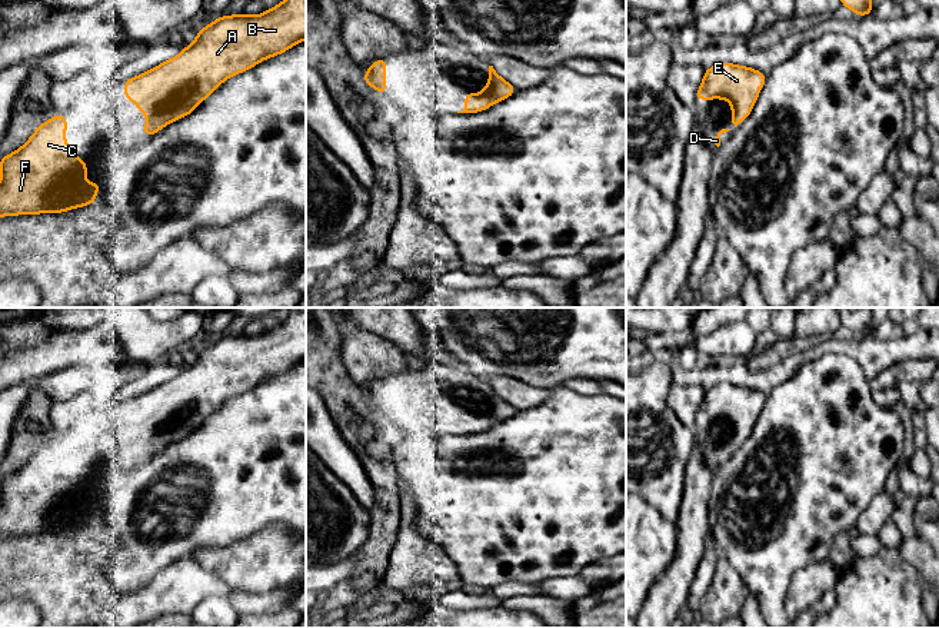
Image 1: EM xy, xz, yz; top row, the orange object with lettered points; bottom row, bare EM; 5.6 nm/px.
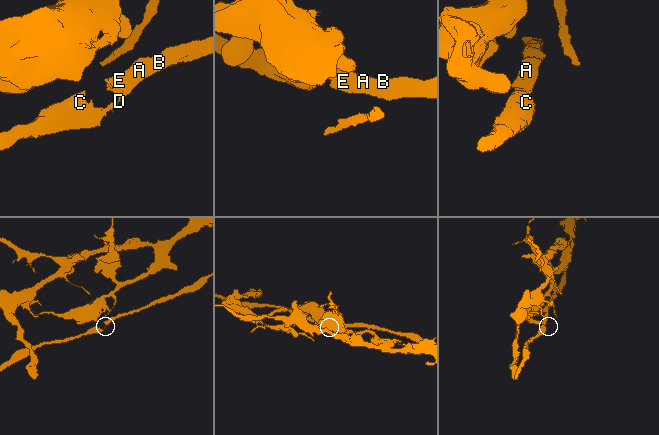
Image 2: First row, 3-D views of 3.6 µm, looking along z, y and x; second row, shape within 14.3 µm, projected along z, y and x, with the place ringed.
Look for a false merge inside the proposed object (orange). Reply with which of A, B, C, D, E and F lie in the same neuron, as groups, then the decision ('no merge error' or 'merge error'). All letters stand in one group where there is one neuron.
A B C D E F; no merge error

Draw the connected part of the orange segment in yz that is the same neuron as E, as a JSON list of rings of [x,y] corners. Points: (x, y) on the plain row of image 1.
[[[717,383],[705,391],[696,421],[723,419],[732,425],[732,448],[737,449],[757,421],[766,396],[755,389],[732,383]]]

